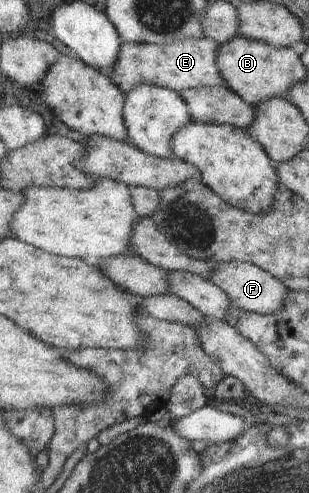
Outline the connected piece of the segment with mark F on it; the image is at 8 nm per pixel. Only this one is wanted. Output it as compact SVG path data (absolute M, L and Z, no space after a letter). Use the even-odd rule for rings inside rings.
M248 262L216 264L208 279L227 293L232 308L240 308L253 314L276 313L283 306L288 295L288 289L282 285L281 280Z

